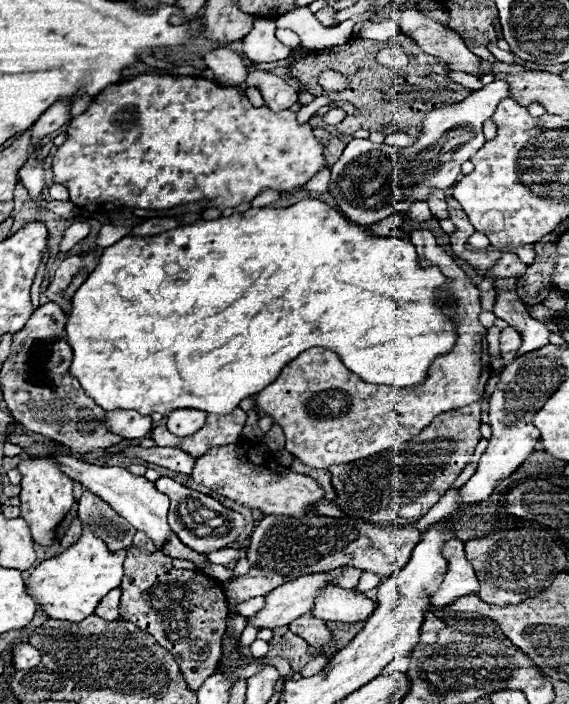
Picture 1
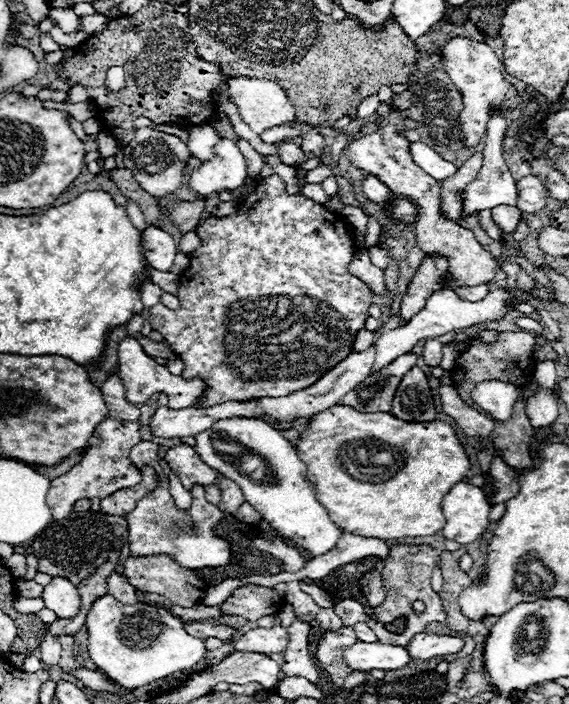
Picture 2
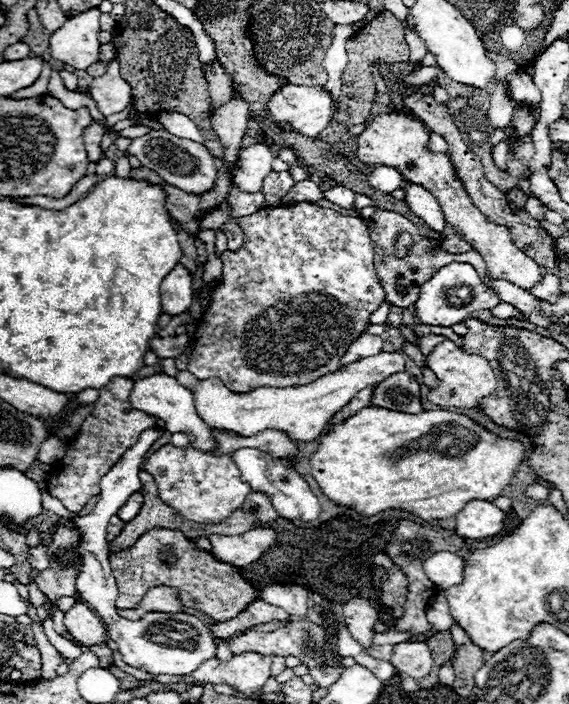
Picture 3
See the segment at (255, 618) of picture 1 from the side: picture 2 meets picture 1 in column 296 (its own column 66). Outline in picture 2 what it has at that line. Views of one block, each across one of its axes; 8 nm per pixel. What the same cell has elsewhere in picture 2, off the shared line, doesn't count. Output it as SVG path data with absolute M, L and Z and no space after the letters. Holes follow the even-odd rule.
M54 576L50 584L44 586L42 600L46 608L56 612L58 618L74 618L80 610L80 598L76 586L62 576Z

